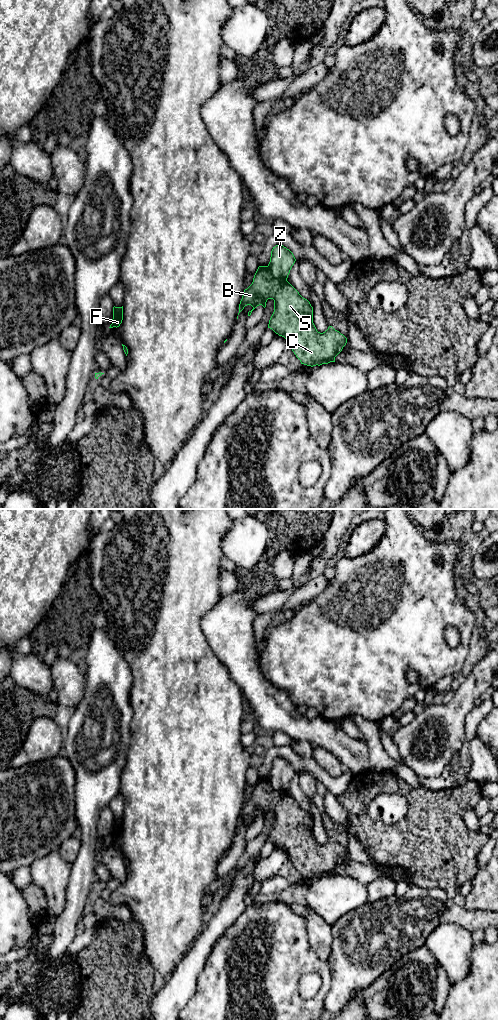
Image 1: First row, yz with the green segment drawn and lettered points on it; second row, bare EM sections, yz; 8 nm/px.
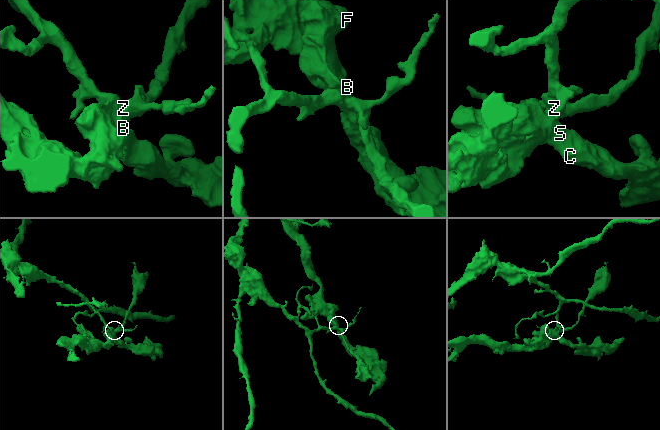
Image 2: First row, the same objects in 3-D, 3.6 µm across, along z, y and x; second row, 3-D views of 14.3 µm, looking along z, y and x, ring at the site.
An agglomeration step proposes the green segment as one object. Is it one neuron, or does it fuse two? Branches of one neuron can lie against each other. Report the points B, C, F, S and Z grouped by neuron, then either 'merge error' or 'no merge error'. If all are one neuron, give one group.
B C F S / Z; merge error

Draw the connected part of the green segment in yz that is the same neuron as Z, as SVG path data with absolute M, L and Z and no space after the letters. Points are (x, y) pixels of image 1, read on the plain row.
M276 757L271 763L268 779L272 788L277 791L287 791L296 771L293 765L283 757Z

